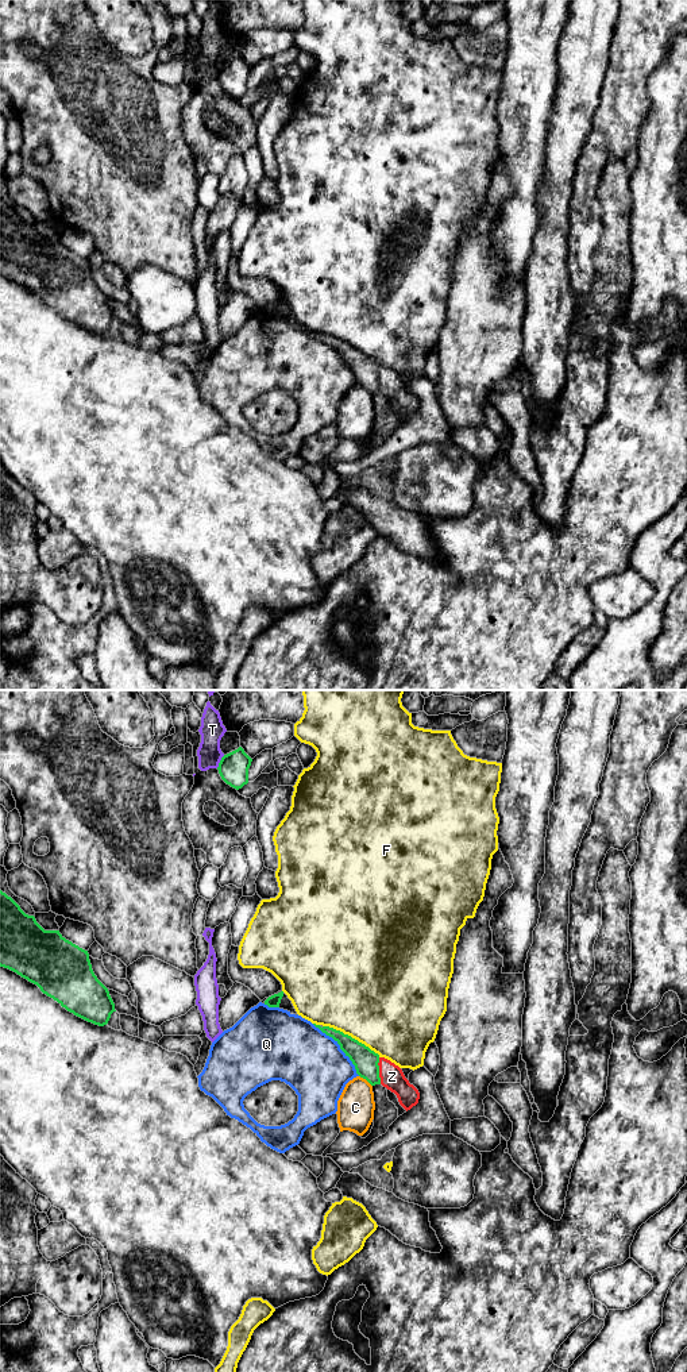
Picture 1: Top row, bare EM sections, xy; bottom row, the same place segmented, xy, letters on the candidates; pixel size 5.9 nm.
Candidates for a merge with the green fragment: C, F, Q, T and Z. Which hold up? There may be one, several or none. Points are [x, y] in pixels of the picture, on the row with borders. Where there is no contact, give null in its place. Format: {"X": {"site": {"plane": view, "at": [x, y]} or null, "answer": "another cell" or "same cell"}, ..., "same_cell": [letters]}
{"C": {"site": {"plane": "xy", "at": [366, 1079]}, "answer": "another cell"}, "F": {"site": {"plane": "xy", "at": [350, 1036]}, "answer": "another cell"}, "Q": {"site": {"plane": "xy", "at": [340, 1047]}, "answer": "another cell"}, "T": {"site": {"plane": "xy", "at": [220, 762]}, "answer": "another cell"}, "Z": {"site": {"plane": "xy", "at": [378, 1071]}, "answer": "same cell"}, "same_cell": ["Z"]}

